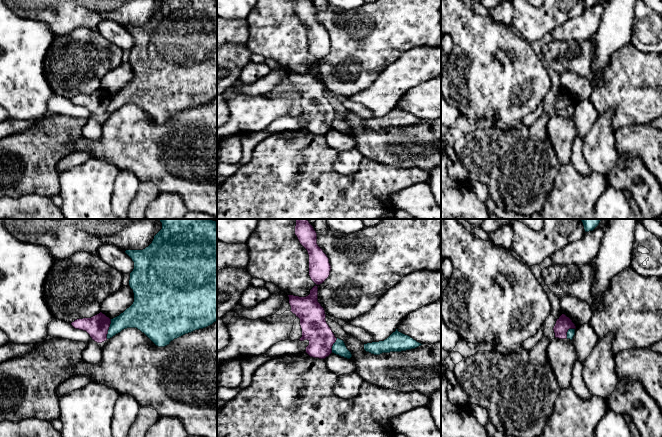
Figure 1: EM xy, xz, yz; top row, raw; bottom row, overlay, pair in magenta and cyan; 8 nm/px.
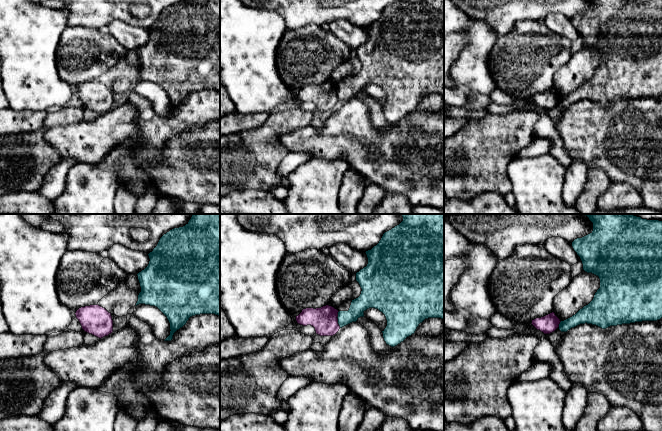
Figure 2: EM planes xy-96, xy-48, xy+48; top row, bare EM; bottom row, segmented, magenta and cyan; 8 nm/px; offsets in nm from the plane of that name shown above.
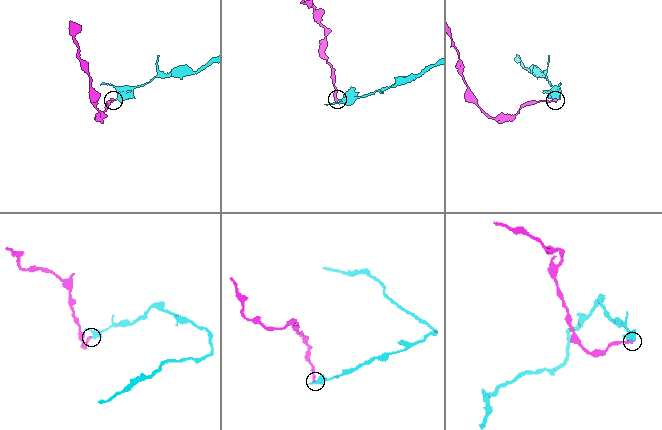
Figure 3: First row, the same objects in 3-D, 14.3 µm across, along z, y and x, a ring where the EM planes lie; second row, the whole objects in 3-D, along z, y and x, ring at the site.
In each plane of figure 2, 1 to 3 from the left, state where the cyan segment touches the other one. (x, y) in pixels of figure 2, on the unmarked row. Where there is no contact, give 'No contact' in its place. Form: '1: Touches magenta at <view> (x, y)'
1: No contact
2: Touches magenta at xy-48 (337, 95)
3: Touches magenta at xy+48 (559, 99)

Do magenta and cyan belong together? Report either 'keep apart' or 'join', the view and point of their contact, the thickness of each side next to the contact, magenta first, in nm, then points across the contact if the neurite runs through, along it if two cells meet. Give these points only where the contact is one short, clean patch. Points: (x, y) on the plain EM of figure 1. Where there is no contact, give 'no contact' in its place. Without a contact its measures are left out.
keep apart; contact xy (108, 105); calibres 180 and 190 nm; border xy (111, 95), (106, 114)

